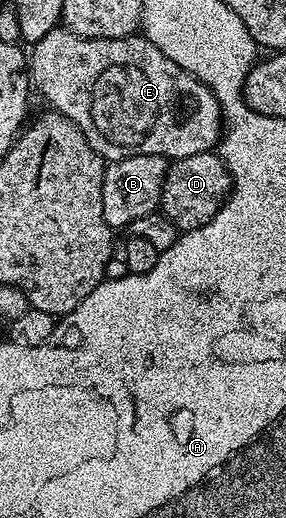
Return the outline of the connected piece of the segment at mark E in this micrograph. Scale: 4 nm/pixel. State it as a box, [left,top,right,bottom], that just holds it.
[29,27,225,162]

